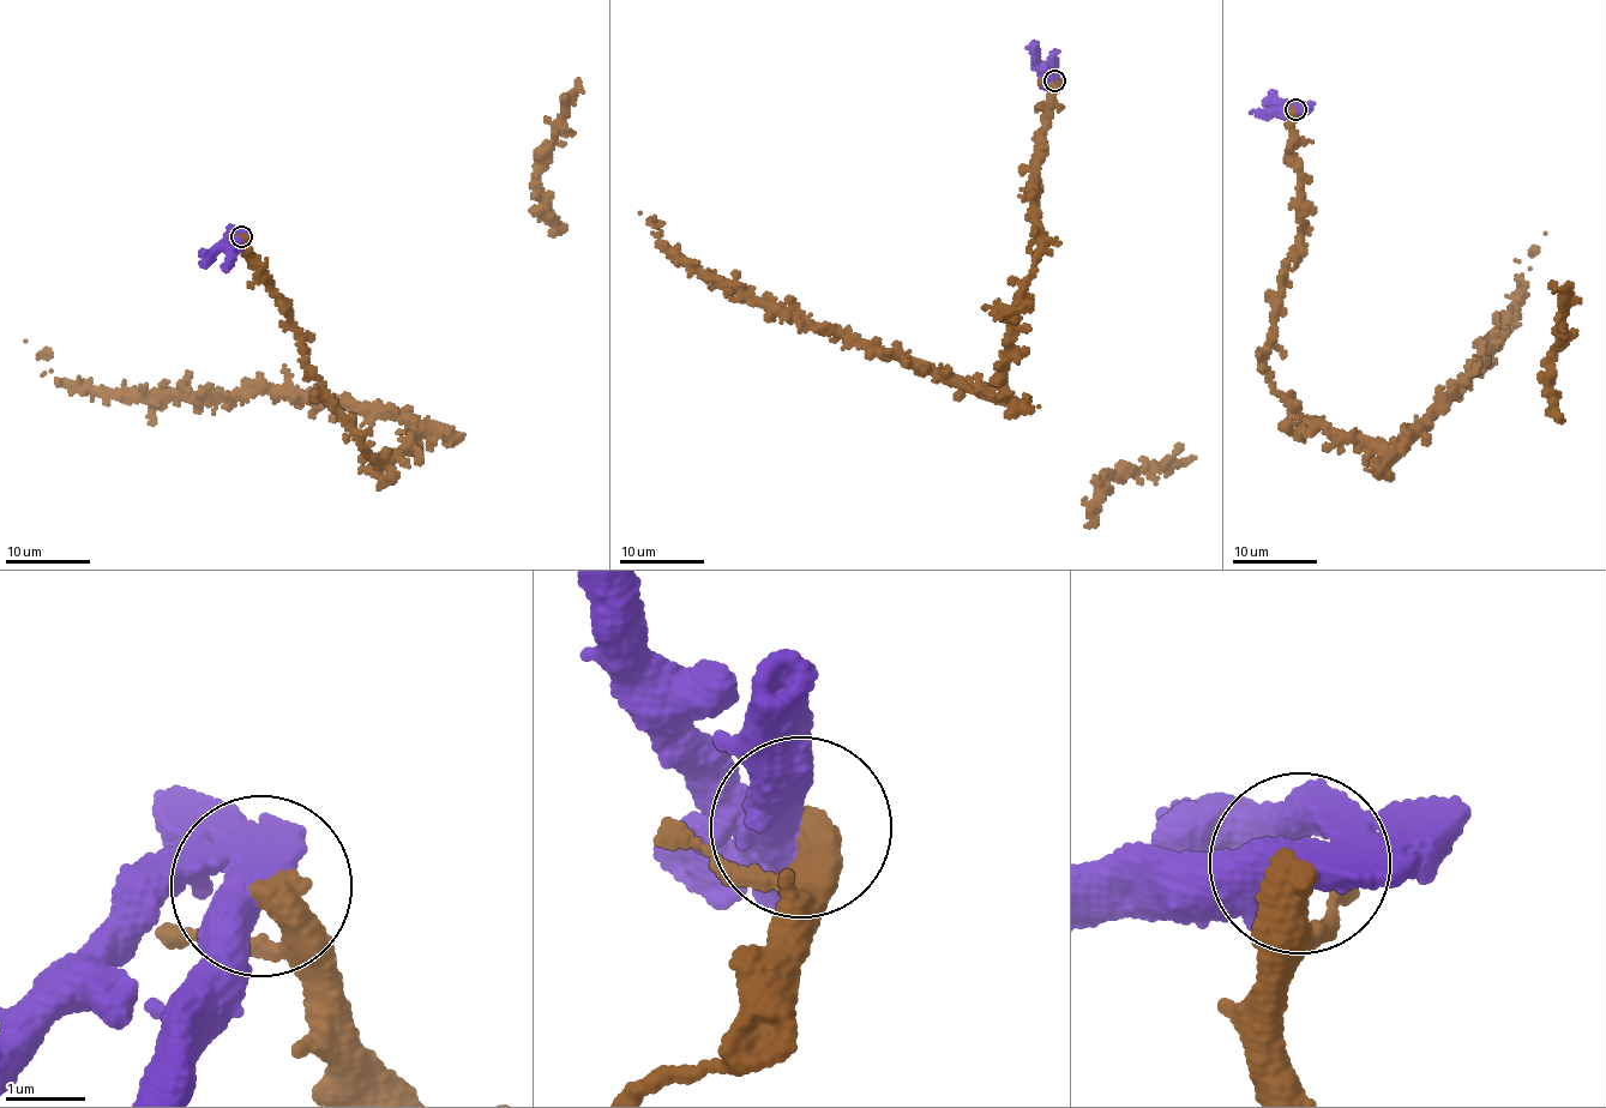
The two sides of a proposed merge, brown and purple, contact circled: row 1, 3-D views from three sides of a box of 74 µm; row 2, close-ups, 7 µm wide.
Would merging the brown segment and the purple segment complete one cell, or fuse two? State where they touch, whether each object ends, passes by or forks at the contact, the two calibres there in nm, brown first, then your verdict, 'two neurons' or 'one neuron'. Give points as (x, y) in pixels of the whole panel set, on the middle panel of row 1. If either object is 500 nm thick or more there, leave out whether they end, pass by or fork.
at (1054, 80); brown passes by; purple forks there; 340 nm thick on the brown side, 440 nm on the other; two neurons

